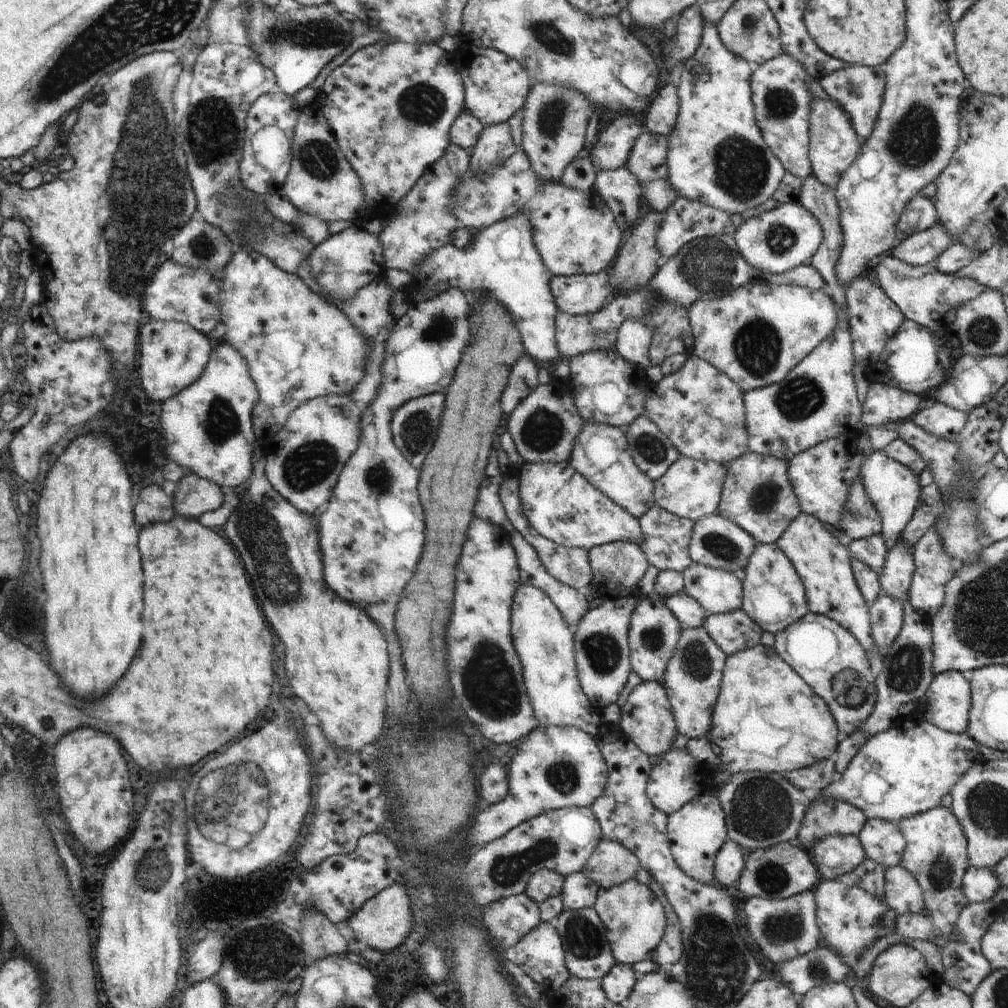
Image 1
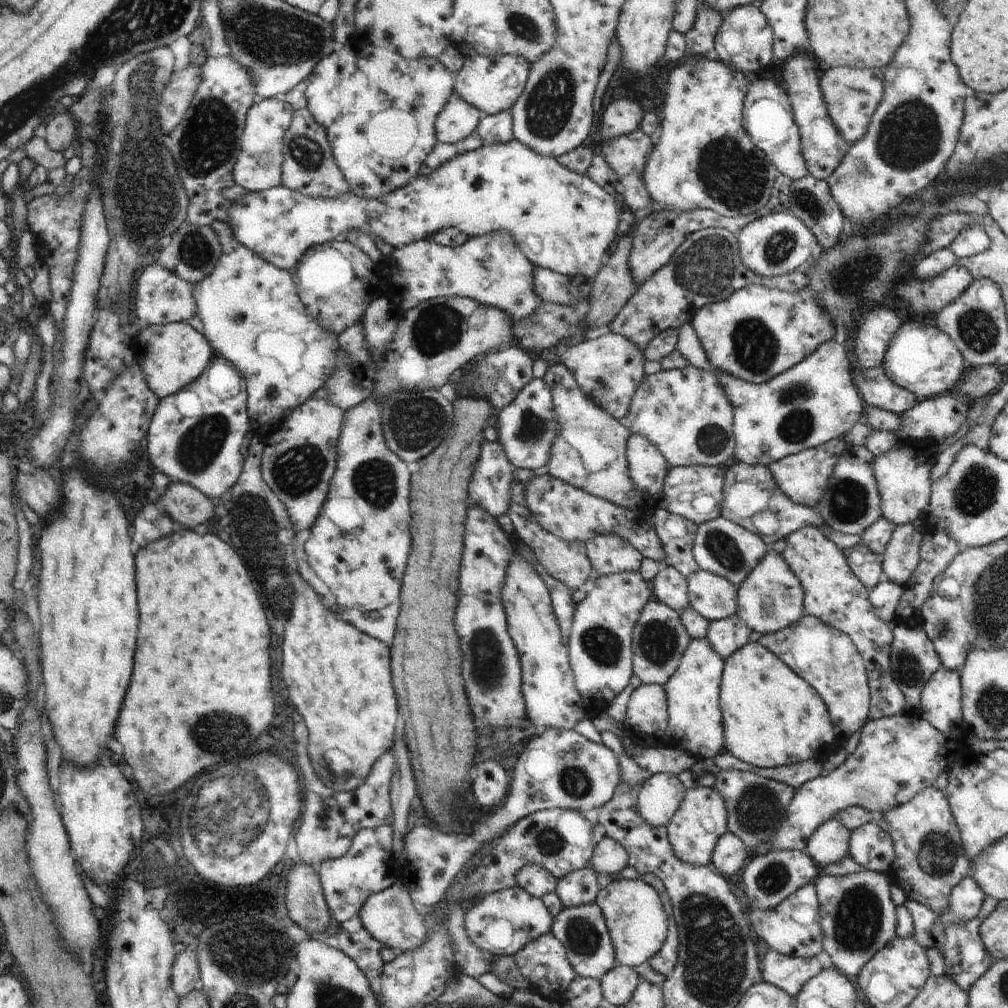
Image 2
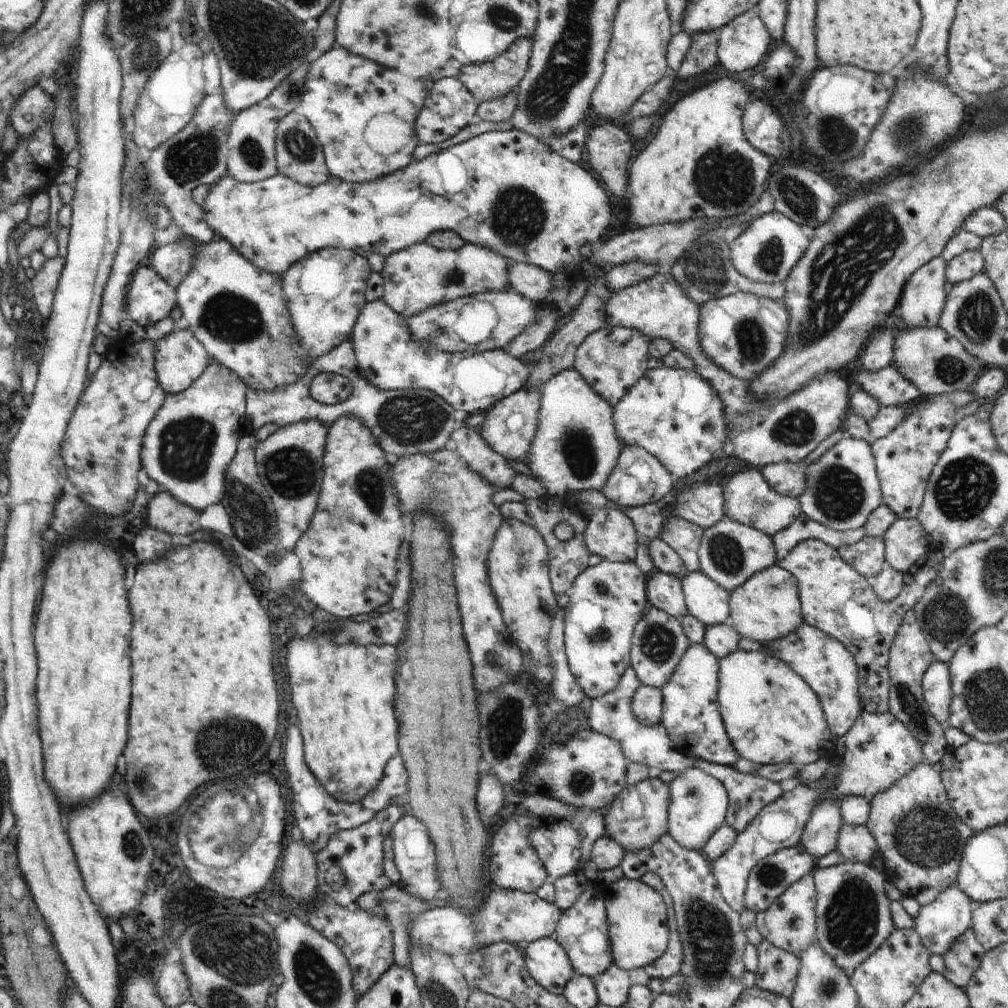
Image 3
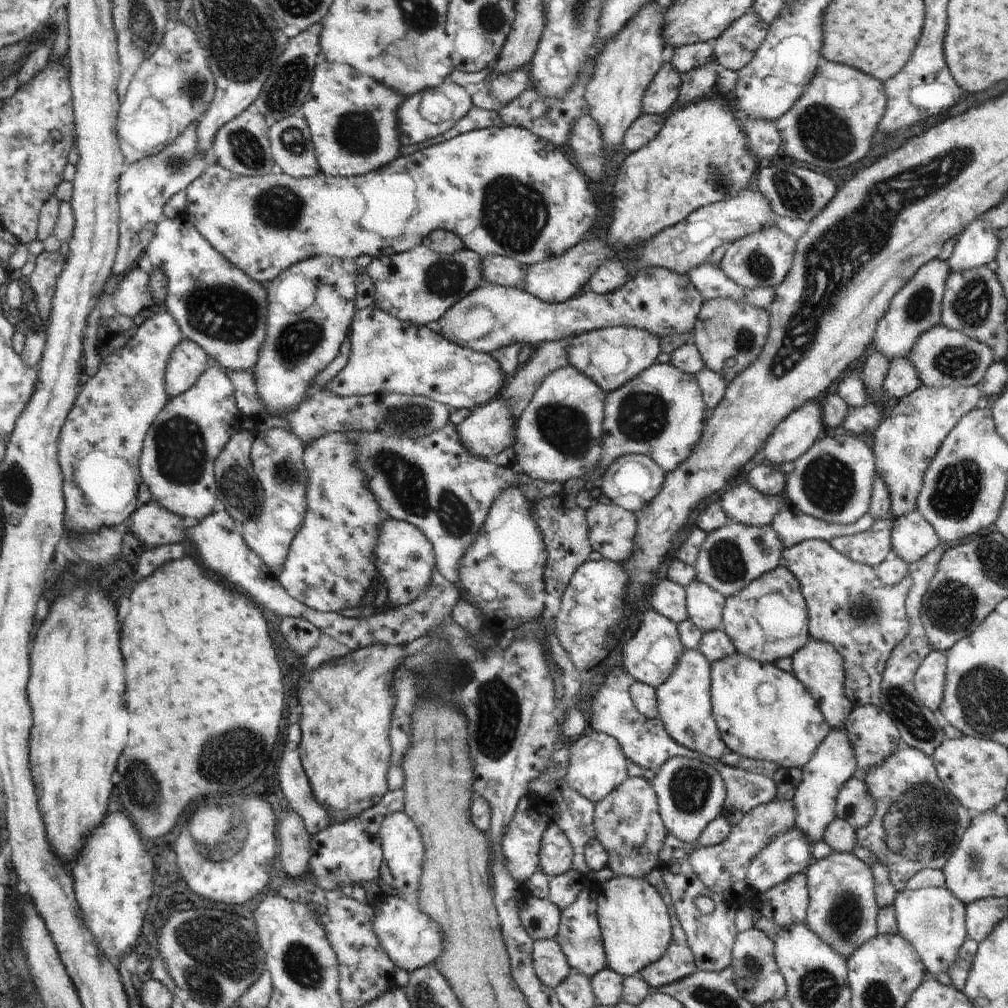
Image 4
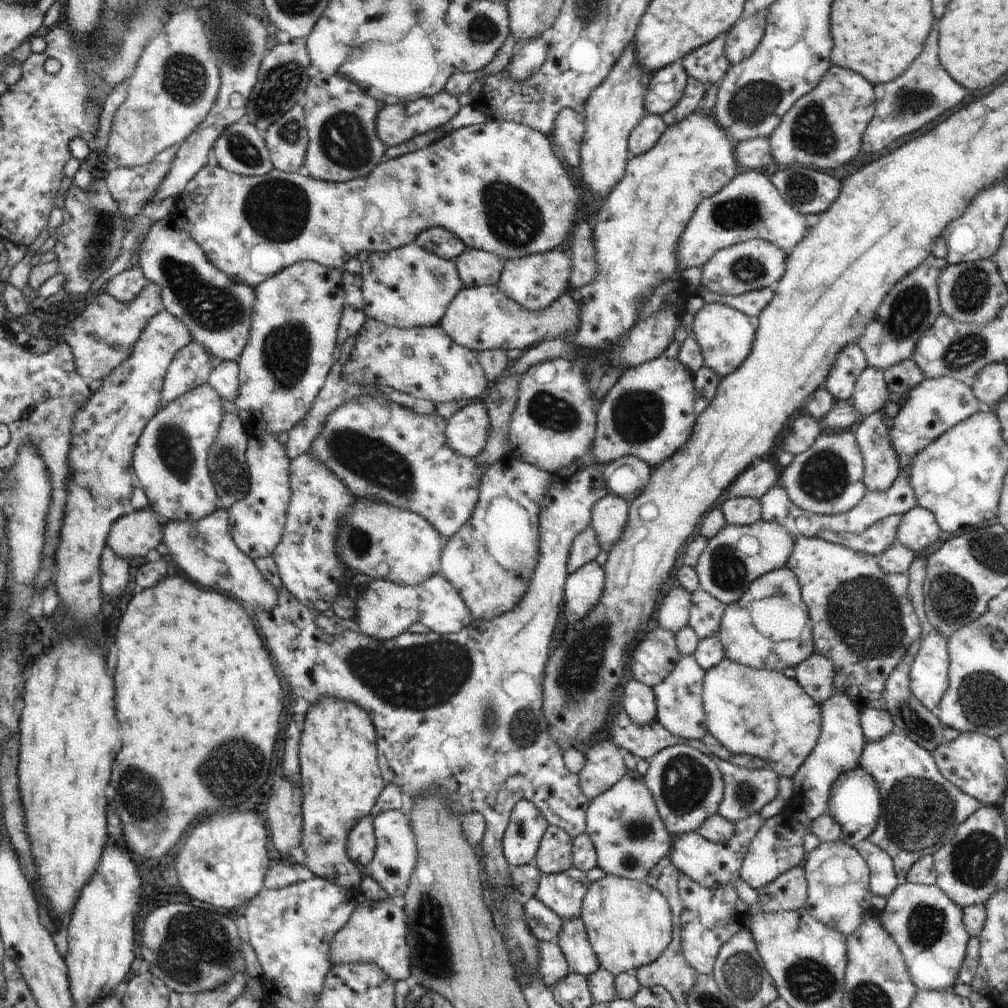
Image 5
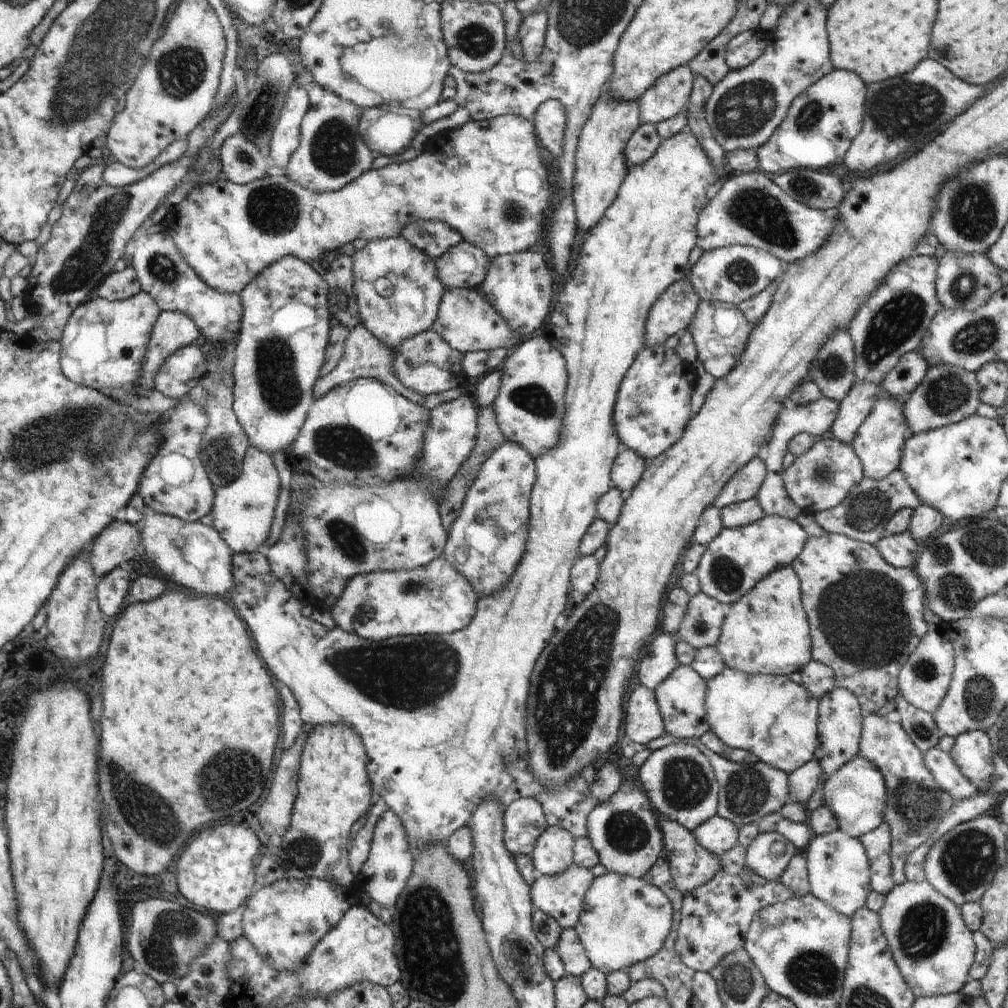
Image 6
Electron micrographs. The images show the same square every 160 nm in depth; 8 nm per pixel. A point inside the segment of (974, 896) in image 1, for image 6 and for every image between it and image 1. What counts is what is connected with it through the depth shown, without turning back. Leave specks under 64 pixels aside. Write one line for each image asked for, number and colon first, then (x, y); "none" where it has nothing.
2: (966, 898)
3: (939, 924)
4: (932, 919)
5: (928, 927)
6: (932, 946)

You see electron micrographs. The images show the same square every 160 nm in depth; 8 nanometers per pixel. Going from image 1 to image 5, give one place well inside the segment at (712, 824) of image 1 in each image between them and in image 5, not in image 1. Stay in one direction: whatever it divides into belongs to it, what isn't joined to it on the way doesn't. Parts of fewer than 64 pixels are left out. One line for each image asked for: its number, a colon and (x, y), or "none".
2: (701, 819)
3: (698, 803)
4: (690, 793)
5: (687, 786)

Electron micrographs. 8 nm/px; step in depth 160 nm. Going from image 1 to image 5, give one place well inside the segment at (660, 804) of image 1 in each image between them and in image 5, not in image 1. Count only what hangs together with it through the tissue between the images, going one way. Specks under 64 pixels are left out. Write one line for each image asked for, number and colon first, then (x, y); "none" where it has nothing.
2: (659, 796)
3: (633, 835)
4: (633, 846)
5: (629, 836)

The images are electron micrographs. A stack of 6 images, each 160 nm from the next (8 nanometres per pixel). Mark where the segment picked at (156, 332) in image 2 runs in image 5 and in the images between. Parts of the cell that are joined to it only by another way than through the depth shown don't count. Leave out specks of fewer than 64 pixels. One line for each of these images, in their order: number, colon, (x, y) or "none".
3: (180, 359)
4: (187, 361)
5: (191, 367)

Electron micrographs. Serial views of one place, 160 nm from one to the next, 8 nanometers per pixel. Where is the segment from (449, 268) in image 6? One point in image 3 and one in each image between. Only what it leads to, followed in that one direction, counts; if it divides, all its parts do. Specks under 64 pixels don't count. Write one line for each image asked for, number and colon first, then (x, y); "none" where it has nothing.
3: (534, 283)
4: (496, 270)
5: (476, 268)

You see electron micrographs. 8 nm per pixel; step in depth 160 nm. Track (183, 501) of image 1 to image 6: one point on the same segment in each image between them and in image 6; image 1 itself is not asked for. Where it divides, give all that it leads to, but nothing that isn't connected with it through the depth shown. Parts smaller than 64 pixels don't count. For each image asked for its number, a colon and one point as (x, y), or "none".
2: (183, 503)
3: (165, 513)
4: (154, 525)
5: (135, 534)
6: (120, 541)

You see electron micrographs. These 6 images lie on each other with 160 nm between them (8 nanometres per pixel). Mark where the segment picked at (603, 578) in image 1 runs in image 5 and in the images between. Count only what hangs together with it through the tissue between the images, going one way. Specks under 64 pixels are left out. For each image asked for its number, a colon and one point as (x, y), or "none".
2: (609, 554)
3: (610, 534)
4: (612, 529)
5: (609, 515)

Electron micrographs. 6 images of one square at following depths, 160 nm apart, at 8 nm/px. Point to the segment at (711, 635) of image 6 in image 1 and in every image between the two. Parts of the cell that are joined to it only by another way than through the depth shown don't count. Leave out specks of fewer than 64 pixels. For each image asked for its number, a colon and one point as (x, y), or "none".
1: (718, 591)
2: (714, 598)
3: (705, 600)
4: (705, 605)
5: (705, 613)

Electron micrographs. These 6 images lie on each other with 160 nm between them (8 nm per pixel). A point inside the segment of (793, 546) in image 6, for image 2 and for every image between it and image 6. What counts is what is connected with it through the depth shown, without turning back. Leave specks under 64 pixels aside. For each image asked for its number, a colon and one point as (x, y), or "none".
2: (724, 548)
3: (730, 552)
4: (732, 556)
5: (739, 554)

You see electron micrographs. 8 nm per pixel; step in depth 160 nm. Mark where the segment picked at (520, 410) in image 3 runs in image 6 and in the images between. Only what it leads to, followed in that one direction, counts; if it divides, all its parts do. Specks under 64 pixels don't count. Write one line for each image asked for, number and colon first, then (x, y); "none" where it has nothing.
4: (490, 428)
5: (466, 431)
6: (346, 527)

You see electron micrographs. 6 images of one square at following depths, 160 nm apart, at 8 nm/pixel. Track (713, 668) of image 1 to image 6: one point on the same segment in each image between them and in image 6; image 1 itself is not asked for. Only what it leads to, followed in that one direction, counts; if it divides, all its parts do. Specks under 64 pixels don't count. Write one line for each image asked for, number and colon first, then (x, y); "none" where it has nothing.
2: (695, 720)
3: (691, 715)
4: (684, 704)
5: (679, 697)
6: (680, 698)

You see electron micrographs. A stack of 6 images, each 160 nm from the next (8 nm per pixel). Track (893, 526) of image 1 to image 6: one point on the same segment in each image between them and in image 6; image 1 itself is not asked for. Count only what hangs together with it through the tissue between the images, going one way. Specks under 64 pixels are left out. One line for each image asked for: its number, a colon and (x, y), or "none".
2: (905, 470)
3: (904, 459)
4: (904, 444)
5: (936, 405)
6: (947, 395)

